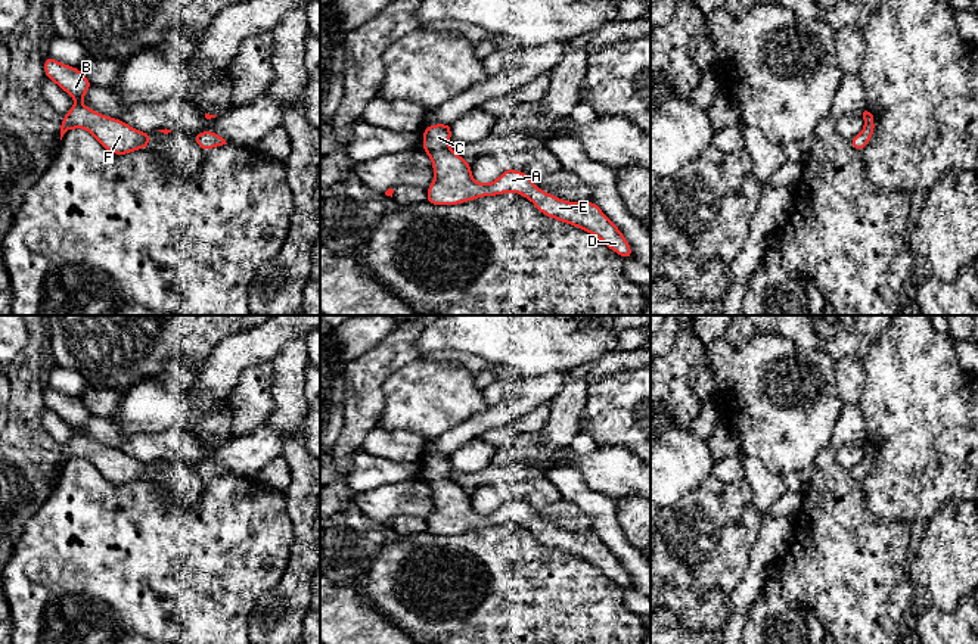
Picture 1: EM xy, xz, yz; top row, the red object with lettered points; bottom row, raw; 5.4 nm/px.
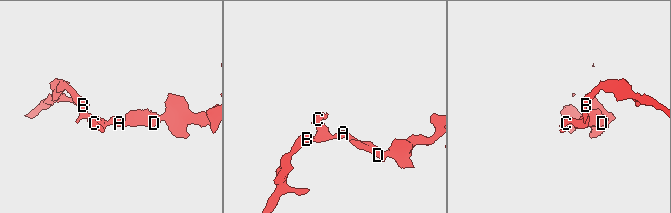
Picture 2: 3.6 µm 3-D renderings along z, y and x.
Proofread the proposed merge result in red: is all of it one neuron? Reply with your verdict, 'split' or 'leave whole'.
leave whole

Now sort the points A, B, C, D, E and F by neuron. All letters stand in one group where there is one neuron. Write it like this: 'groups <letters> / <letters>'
groups A B C D E F

